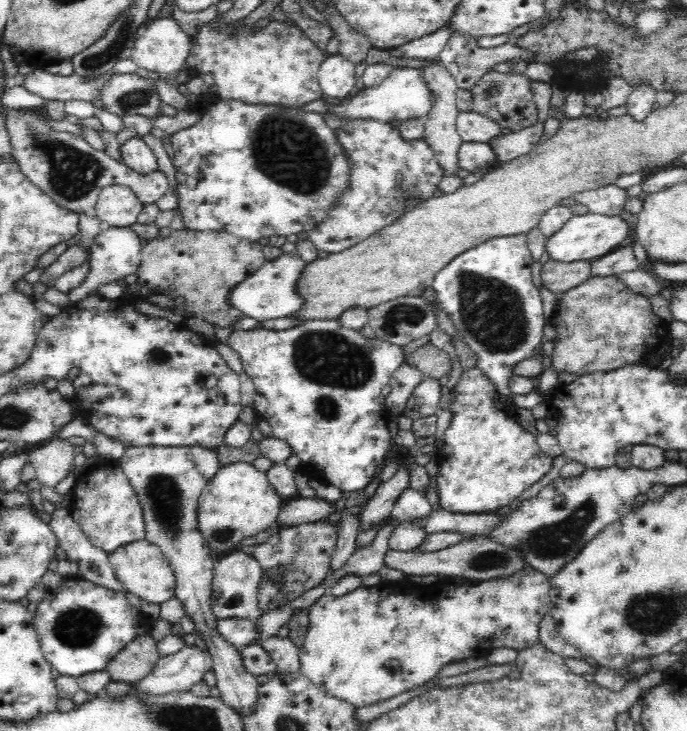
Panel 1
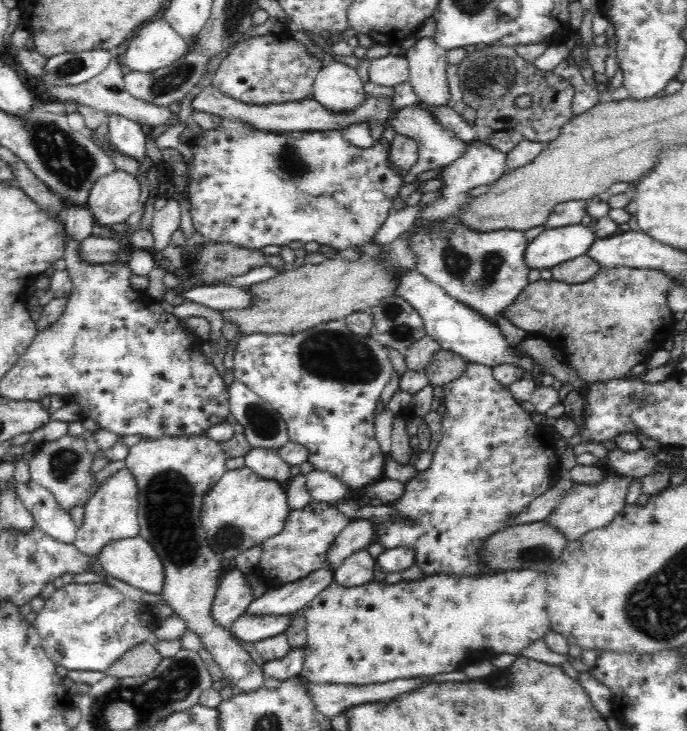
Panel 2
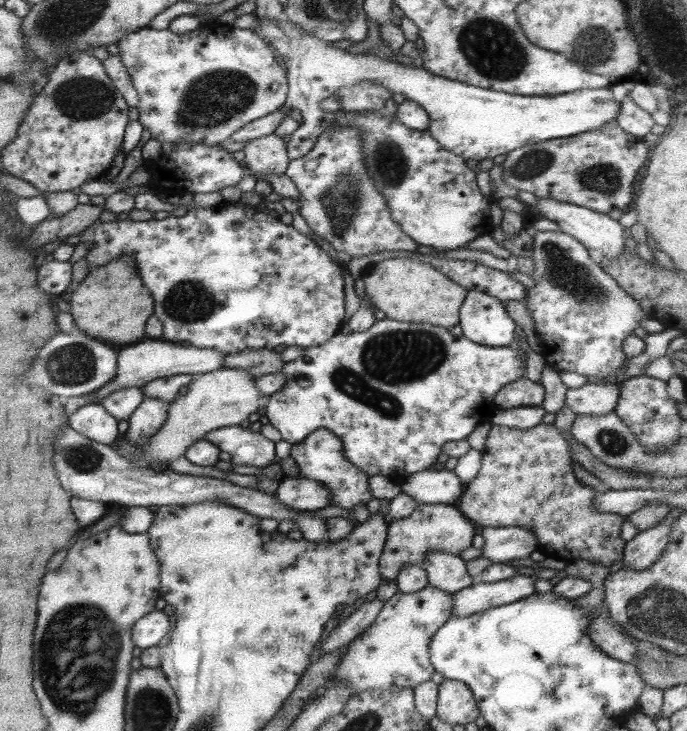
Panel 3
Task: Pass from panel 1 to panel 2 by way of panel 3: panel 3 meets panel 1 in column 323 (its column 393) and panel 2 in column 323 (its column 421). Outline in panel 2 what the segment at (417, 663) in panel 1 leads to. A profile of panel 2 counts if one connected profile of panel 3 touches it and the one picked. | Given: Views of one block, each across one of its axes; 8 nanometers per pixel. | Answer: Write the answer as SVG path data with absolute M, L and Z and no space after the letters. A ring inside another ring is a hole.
M508 569L493 572L484 576L458 576L454 578L448 574L428 576L428 578L414 579L411 581L398 581L394 584L366 583L360 586L340 586L333 578L330 584L322 589L312 601L302 608L301 614L307 621L307 644L304 646L306 660L300 678L317 684L346 684L364 686L366 684L381 684L402 678L414 679L418 676L431 676L440 673L459 671L467 665L490 660L500 654L518 656L520 651L530 646L535 640L544 638L551 631L547 614L547 582L545 573L530 569Z

